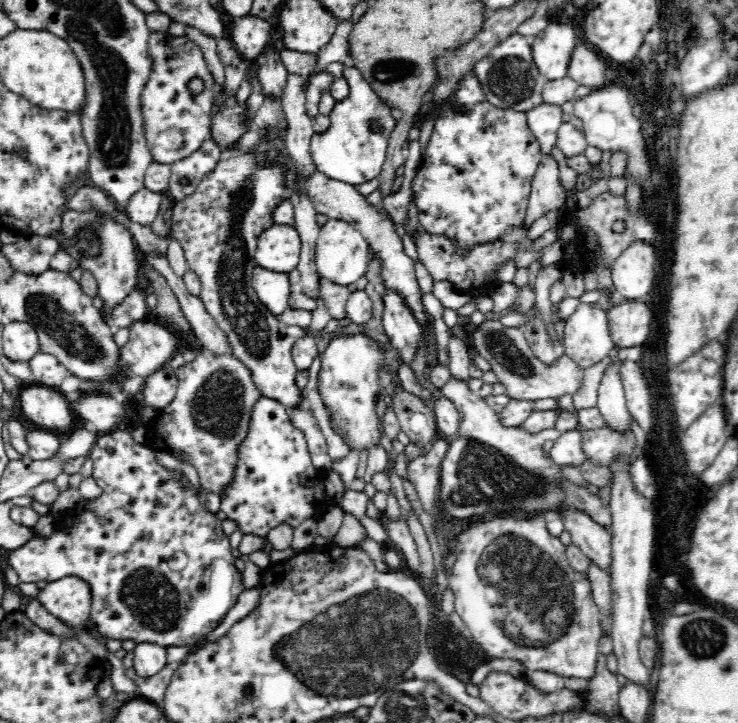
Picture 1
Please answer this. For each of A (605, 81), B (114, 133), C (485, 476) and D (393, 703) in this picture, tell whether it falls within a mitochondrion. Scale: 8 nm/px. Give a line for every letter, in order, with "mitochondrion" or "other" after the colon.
A: other
B: mitochondrion
C: mitochondrion
D: mitochondrion

